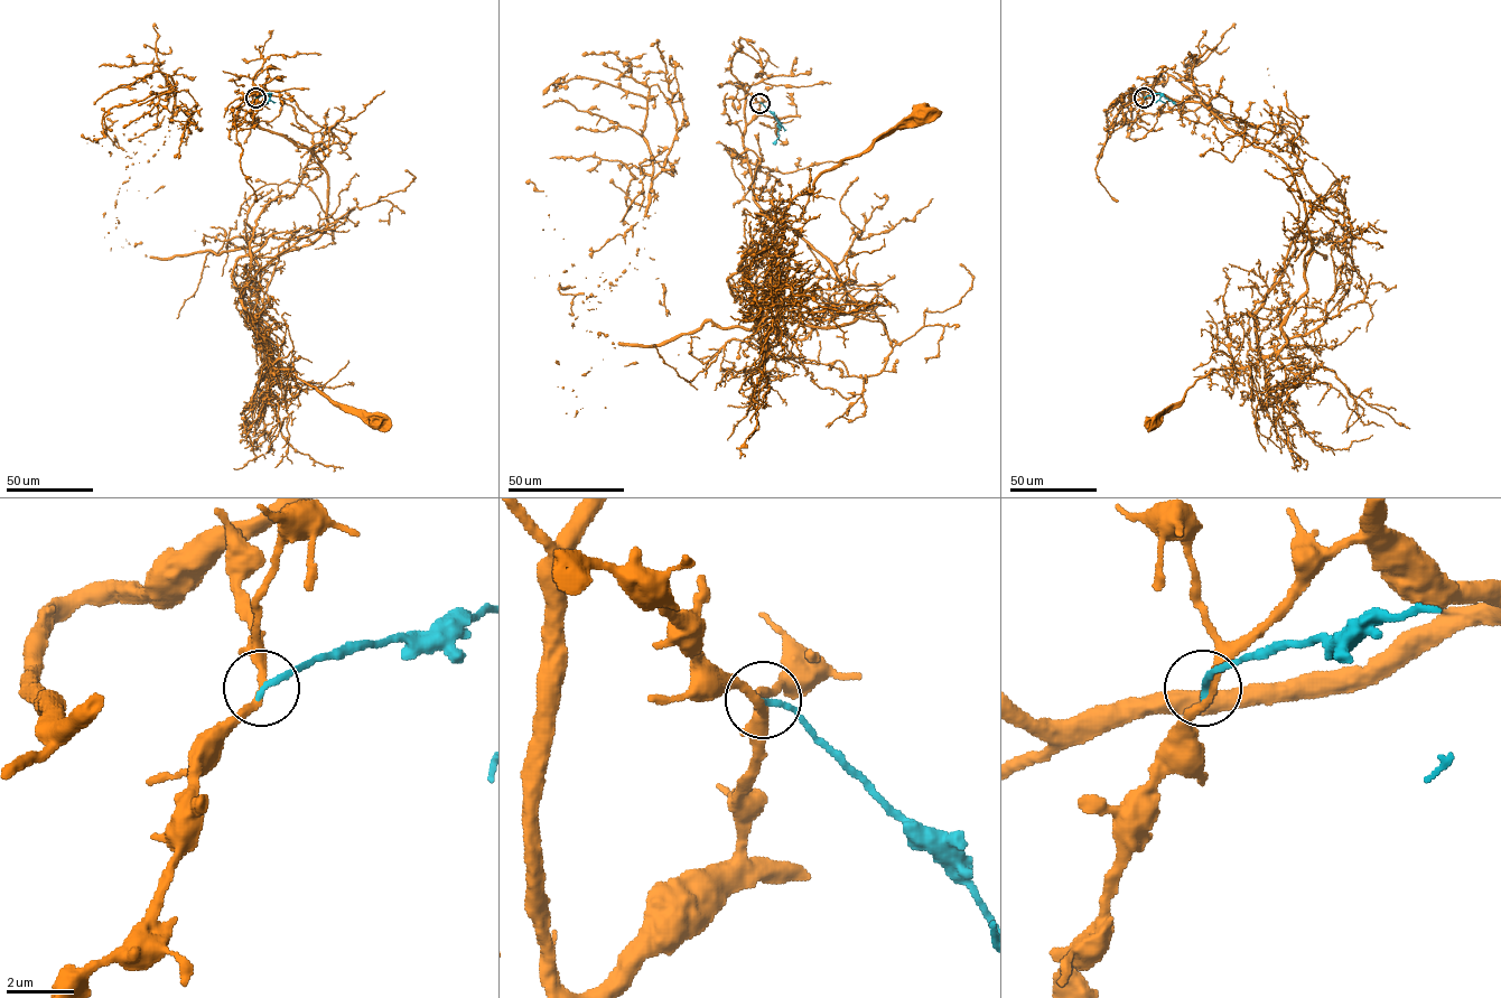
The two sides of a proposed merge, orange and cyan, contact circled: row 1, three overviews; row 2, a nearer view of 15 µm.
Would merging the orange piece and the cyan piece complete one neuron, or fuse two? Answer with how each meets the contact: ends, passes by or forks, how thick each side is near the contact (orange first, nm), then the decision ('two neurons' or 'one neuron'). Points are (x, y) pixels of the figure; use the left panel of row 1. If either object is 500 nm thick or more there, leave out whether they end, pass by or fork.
orange passes by; cyan ends; calibres 240 and 180 nm; two neurons

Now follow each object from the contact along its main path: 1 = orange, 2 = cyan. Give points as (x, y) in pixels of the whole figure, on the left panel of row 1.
1: (255, 98), (243, 99), (254, 121), (309, 150), (327, 179), (325, 230), (260, 274), (264, 355), (375, 421)
2: (255, 98), (269, 93), (267, 104)

